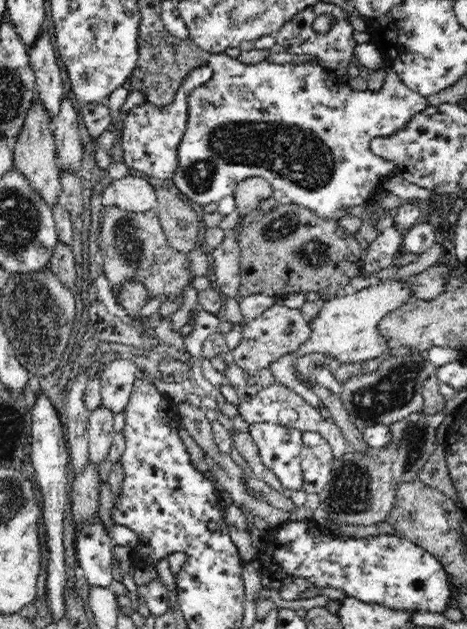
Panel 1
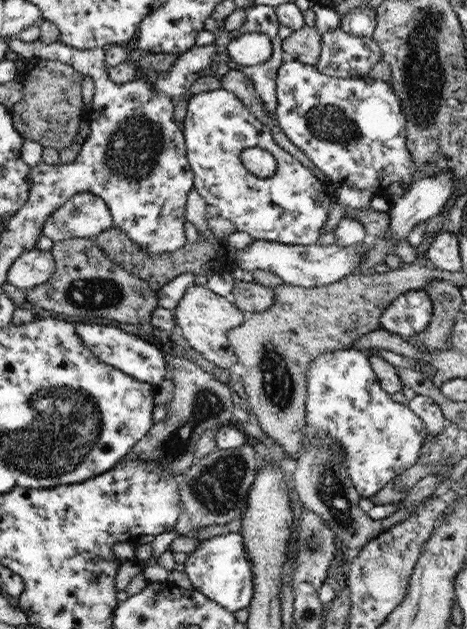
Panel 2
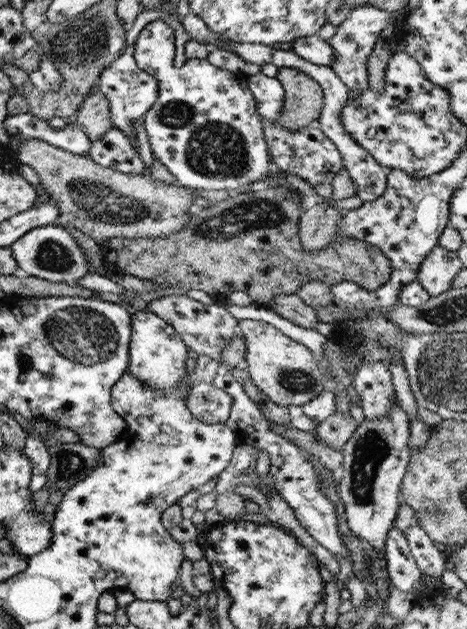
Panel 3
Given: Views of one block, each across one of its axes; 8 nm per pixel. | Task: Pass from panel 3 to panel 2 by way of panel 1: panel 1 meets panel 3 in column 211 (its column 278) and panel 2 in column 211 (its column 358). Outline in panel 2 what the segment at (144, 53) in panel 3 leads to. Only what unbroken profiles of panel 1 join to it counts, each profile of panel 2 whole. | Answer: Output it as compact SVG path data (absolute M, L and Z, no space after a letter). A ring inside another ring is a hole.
M221 88L193 95L188 100L183 128L193 166L193 188L207 204L219 208L222 218L228 218L237 230L255 240L286 245L319 243L328 206L335 200L331 188L277 146L270 128L254 117L233 92ZM248 148L260 148L272 155L278 166L276 174L257 178L247 172L240 156Z

